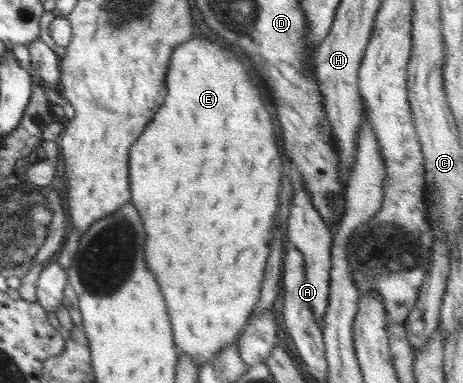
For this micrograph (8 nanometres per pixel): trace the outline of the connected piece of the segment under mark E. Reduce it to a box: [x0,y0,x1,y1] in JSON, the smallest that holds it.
[128,37,283,367]

